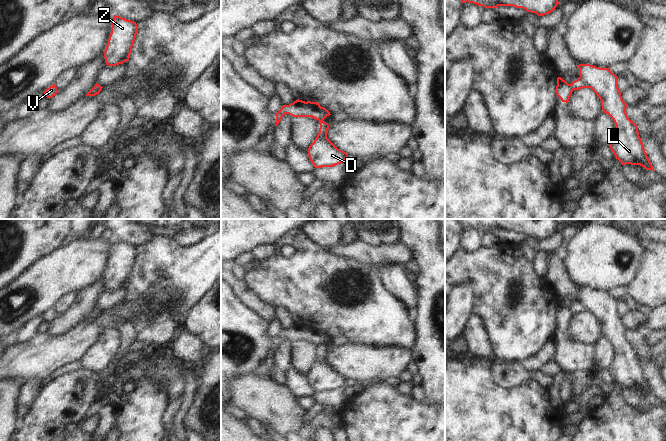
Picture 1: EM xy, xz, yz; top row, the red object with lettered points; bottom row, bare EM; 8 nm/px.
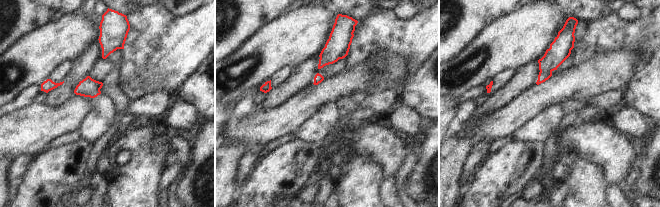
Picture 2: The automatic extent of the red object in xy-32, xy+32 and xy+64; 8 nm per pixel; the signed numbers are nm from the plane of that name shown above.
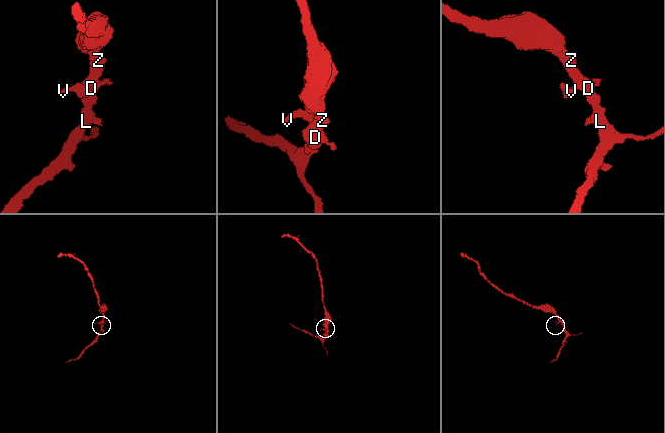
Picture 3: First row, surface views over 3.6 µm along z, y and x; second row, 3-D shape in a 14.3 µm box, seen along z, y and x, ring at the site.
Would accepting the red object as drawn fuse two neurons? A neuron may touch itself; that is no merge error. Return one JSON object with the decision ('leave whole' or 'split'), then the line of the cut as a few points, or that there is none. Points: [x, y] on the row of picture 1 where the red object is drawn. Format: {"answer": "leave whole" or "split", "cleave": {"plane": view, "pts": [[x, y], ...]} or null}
{"answer": "split", "cleave": {"plane": "yz", "pts": [[570, 84], [573, 89]]}}

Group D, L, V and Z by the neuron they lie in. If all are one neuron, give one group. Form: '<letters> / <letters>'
D L Z / V

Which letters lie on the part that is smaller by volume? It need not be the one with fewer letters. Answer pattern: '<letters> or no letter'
V

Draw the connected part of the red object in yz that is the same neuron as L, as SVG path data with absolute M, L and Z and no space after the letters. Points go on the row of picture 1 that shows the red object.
M579 64L580 77L573 81L573 90L591 88L601 100L604 113L608 114L616 125L616 133L609 147L622 165L640 165L647 171L654 170L643 143L637 125L626 113L628 105L623 101L617 86L617 76L609 68L600 68L590 64Z

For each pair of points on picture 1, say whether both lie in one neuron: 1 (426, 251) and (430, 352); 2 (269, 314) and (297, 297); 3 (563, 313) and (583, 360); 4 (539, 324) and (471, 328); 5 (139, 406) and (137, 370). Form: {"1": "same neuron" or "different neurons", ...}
{"1": "same neuron", "2": "different neurons", "3": "same neuron", "4": "different neurons", "5": "same neuron"}

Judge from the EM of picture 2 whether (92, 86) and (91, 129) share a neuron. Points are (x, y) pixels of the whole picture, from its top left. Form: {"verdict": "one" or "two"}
{"verdict": "one"}

